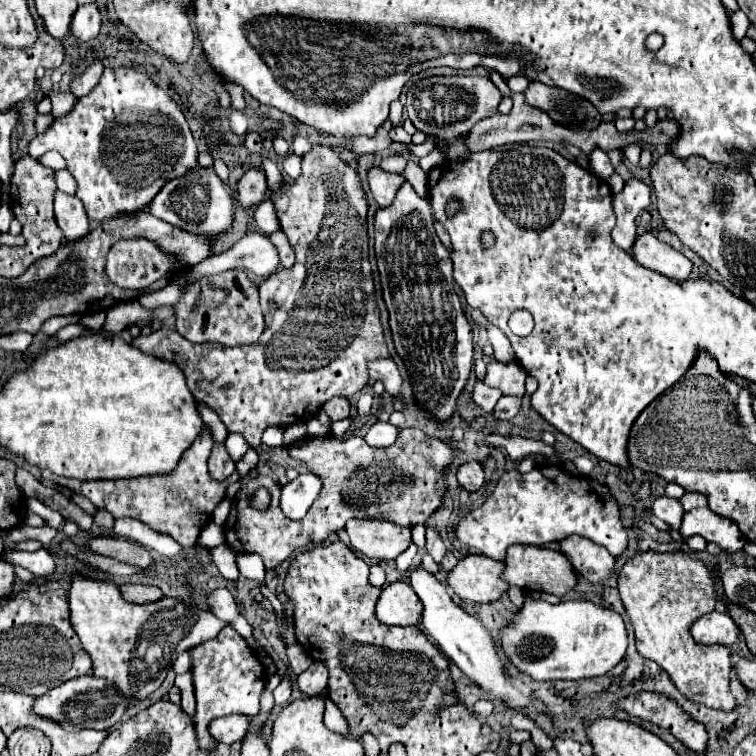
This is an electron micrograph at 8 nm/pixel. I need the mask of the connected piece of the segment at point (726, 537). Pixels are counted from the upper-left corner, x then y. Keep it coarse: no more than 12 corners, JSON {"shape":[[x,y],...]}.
{"shape":[[710,509],[684,515],[680,533],[702,535],[724,553],[746,545],[736,523]]}

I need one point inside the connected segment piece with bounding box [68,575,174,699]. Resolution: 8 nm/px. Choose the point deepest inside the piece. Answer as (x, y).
(108, 627)

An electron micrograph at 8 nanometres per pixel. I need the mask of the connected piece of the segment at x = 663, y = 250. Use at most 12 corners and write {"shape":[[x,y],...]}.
{"shape":[[644,233],[634,259],[672,281],[686,281],[692,261]]}

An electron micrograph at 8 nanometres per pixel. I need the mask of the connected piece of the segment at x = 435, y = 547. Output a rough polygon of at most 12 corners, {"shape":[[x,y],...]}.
{"shape":[[436,527],[426,531],[426,551],[440,563],[446,547]]}

